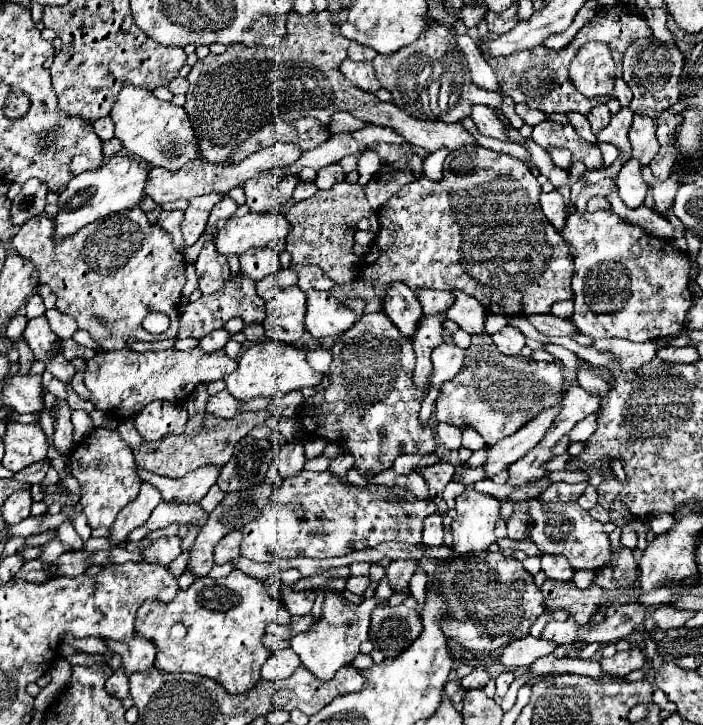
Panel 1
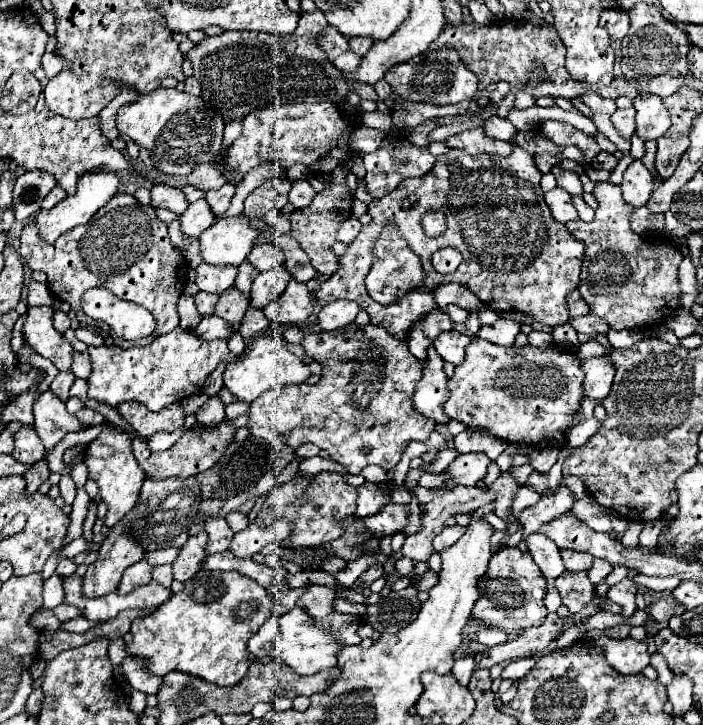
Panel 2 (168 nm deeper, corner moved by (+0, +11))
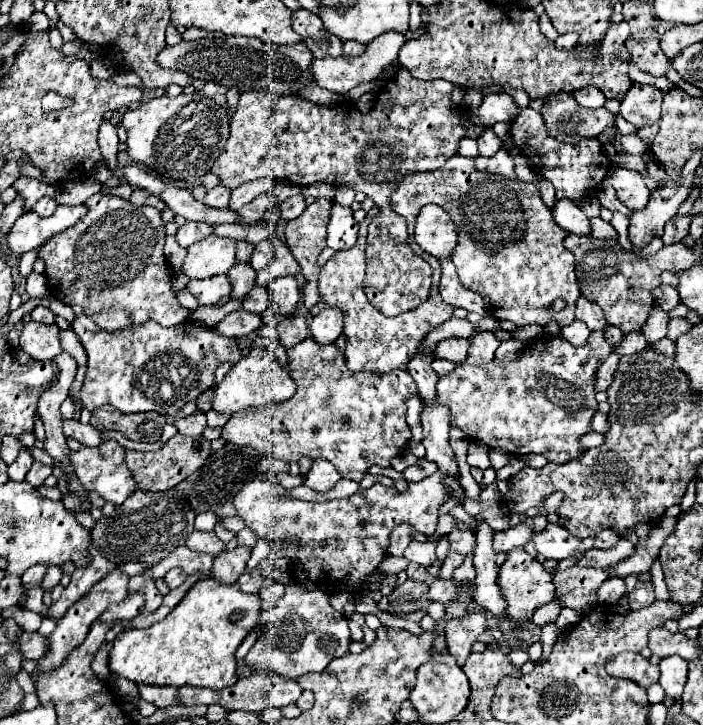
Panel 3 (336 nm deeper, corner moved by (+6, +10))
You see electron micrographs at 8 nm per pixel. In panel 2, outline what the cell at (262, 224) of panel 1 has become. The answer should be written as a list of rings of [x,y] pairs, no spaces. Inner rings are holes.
[[[243,214],[221,218],[199,236],[201,258],[211,266],[239,266],[257,236],[259,232],[247,224]]]

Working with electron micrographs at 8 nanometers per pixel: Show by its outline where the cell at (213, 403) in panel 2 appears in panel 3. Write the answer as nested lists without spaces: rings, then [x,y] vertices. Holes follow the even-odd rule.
[[[195,411],[189,417],[175,423],[175,427],[179,429],[181,435],[201,435],[205,425],[207,423],[205,423],[205,413],[203,411]]]

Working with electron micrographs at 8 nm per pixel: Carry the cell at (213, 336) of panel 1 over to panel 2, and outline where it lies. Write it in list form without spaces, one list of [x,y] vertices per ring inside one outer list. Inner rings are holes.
[[[229,288],[227,292],[221,294],[215,306],[215,316],[221,316],[231,326],[237,326],[241,324],[247,308],[249,308],[249,296],[245,296],[245,292],[239,292],[237,288]]]

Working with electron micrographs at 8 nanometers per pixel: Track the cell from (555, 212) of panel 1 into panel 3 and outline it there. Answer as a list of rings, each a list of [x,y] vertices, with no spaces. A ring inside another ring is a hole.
[[[567,199],[555,201],[555,205],[551,207],[551,213],[553,213],[555,223],[567,233],[579,233],[579,235],[591,233],[589,219],[581,213],[581,209],[573,201],[567,201]]]

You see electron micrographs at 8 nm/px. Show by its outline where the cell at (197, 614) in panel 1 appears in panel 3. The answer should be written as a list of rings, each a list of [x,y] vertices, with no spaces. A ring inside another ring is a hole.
[[[205,577],[187,591],[181,603],[163,621],[153,623],[149,629],[121,631],[115,637],[113,647],[109,651],[109,669],[135,683],[171,685],[171,687],[193,685],[209,689],[229,687],[237,681],[235,651],[249,635],[249,631],[257,627],[259,615],[261,615],[261,601],[255,593],[243,593],[237,583],[221,583],[213,577]]]

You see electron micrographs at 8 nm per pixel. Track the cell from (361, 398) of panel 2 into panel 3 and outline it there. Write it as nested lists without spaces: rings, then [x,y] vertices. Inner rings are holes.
[[[313,337],[299,341],[299,345],[291,347],[287,355],[291,377],[295,377],[297,383],[297,393],[279,405],[249,407],[231,415],[231,419],[223,427],[223,439],[237,445],[251,445],[261,455],[271,455],[283,461],[299,461],[301,455],[309,455],[311,459],[323,457],[335,465],[341,477],[351,481],[361,481],[371,465],[391,467],[391,459],[401,455],[405,445],[411,441],[411,429],[405,421],[405,403],[409,397],[417,395],[411,375],[403,369],[389,373],[353,373],[347,369],[345,355],[335,343],[319,345],[313,341]]]

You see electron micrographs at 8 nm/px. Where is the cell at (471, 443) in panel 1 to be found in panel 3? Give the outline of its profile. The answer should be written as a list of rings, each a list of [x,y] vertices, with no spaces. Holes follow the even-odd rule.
[[[471,441],[469,451],[467,451],[467,463],[471,467],[479,467],[479,469],[487,469],[491,465],[489,461],[489,447],[479,443],[479,441]]]

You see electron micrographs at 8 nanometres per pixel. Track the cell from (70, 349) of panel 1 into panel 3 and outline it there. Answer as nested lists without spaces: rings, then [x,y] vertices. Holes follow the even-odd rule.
[[[35,307],[33,311],[31,311],[31,319],[33,321],[43,321],[43,323],[55,323],[55,313],[51,311],[51,309],[47,309],[47,307]]]

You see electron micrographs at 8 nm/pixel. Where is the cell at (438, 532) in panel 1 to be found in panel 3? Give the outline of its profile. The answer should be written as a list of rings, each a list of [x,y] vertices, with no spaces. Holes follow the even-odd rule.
[[[453,529],[449,535],[445,535],[445,539],[449,541],[449,549],[457,551],[457,553],[473,553],[475,547],[475,533],[473,531],[461,531],[461,529]]]

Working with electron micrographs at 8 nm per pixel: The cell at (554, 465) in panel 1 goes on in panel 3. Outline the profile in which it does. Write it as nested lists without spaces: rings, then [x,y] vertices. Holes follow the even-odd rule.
[[[491,448],[489,452],[491,466],[499,470],[509,462],[509,455],[501,448]]]

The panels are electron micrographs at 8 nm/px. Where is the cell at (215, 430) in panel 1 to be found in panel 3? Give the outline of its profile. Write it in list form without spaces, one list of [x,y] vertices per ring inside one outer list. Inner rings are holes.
[[[175,435],[171,437],[159,451],[143,453],[143,451],[127,451],[127,467],[133,473],[133,479],[137,481],[137,487],[143,491],[167,491],[175,485],[179,485],[183,479],[187,479],[193,471],[199,469],[199,465],[205,463],[207,455],[211,453],[211,441],[205,437],[185,437]]]

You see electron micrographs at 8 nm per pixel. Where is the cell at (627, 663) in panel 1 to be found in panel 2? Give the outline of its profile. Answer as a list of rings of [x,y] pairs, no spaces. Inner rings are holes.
[[[589,630],[587,638],[605,650],[607,662],[619,674],[641,674],[649,666],[649,652],[645,642],[633,638],[613,640],[607,638],[601,630]]]

